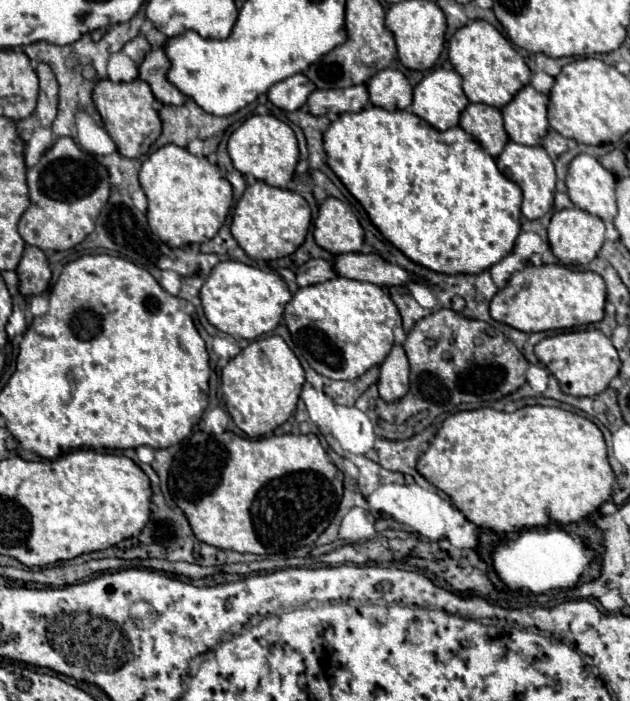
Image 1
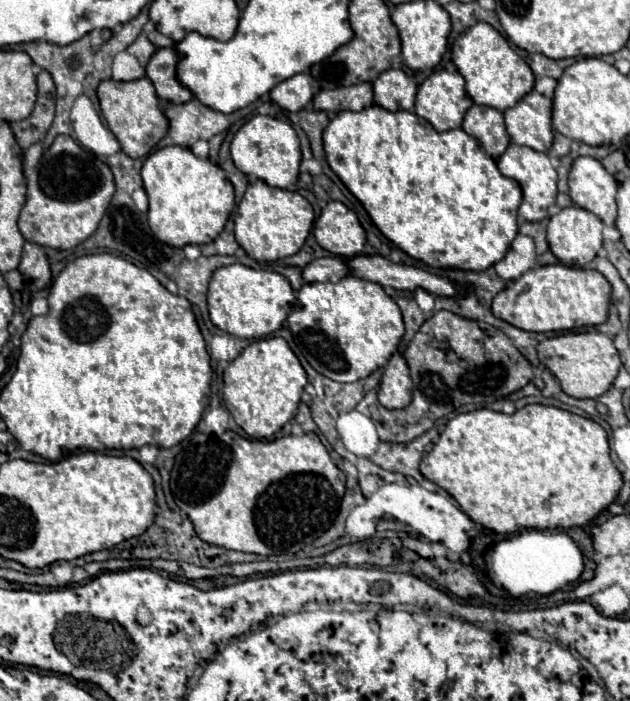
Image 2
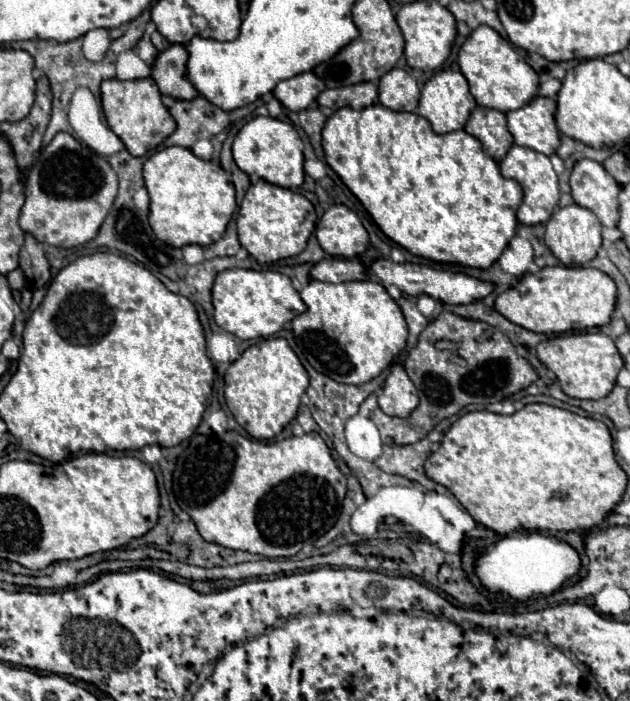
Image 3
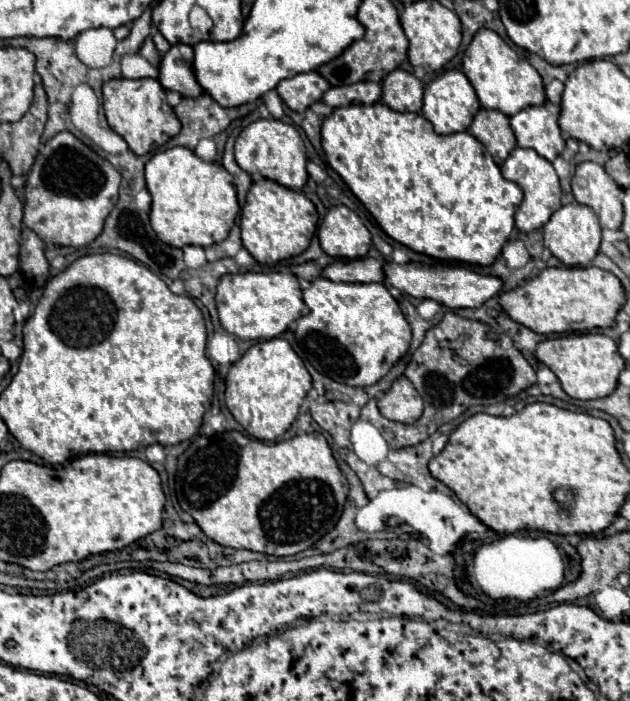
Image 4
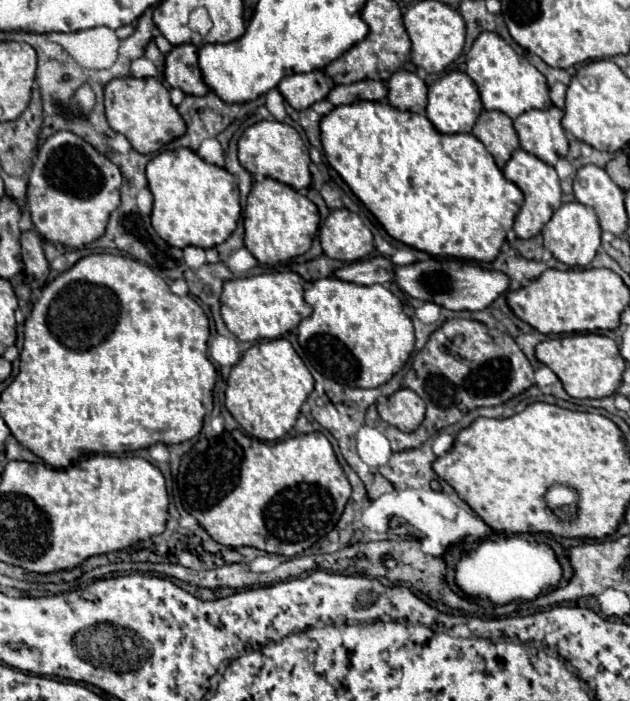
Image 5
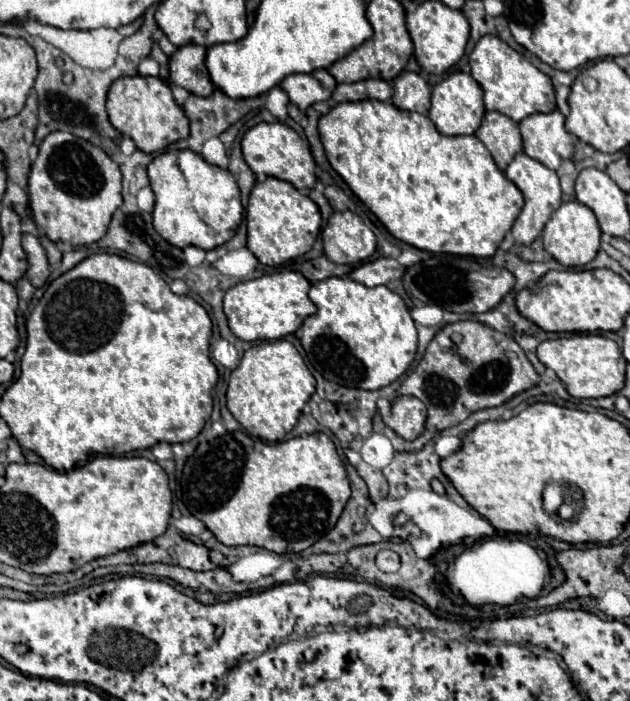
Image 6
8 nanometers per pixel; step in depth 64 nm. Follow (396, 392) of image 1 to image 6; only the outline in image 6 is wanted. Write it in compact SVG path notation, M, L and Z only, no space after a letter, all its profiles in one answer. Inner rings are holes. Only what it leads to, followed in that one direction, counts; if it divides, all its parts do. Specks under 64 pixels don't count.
M398 396L396 400L392 400L390 414L382 416L382 420L402 438L414 440L424 430L426 408L414 396Z

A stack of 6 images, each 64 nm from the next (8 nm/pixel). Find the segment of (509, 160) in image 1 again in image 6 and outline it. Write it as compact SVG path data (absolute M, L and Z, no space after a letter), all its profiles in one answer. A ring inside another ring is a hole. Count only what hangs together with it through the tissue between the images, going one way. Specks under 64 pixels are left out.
M520 152L514 156L514 160L508 164L506 172L504 172L524 194L524 208L520 212L520 216L516 218L514 226L512 226L512 234L516 244L530 244L534 238L540 236L542 228L546 226L546 222L550 220L552 212L560 208L562 204L562 190L560 190L560 182L558 182L558 174L550 168L546 168L542 162L530 158L528 154Z

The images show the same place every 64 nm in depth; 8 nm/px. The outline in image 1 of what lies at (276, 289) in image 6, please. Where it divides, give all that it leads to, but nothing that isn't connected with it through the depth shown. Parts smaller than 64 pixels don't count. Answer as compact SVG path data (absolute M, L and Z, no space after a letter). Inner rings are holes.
M236 260L216 264L200 290L202 308L208 322L224 334L246 340L254 340L274 330L280 324L284 306L290 302L290 298L288 286L278 274L270 274Z

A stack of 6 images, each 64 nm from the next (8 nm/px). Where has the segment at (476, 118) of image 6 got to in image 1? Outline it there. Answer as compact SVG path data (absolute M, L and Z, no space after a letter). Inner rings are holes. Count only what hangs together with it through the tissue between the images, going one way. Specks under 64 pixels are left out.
M432 70L416 86L410 112L426 120L436 130L458 126L468 98L462 90L462 78L454 70Z

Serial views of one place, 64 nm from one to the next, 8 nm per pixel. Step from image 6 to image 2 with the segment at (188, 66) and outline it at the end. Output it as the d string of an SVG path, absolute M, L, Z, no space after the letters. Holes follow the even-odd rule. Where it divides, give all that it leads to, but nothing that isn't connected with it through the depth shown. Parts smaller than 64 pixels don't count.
M158 48L150 62L146 64L146 78L152 80L158 98L182 104L192 98L192 92L186 90L178 80L176 80L176 62L178 56L174 48Z

